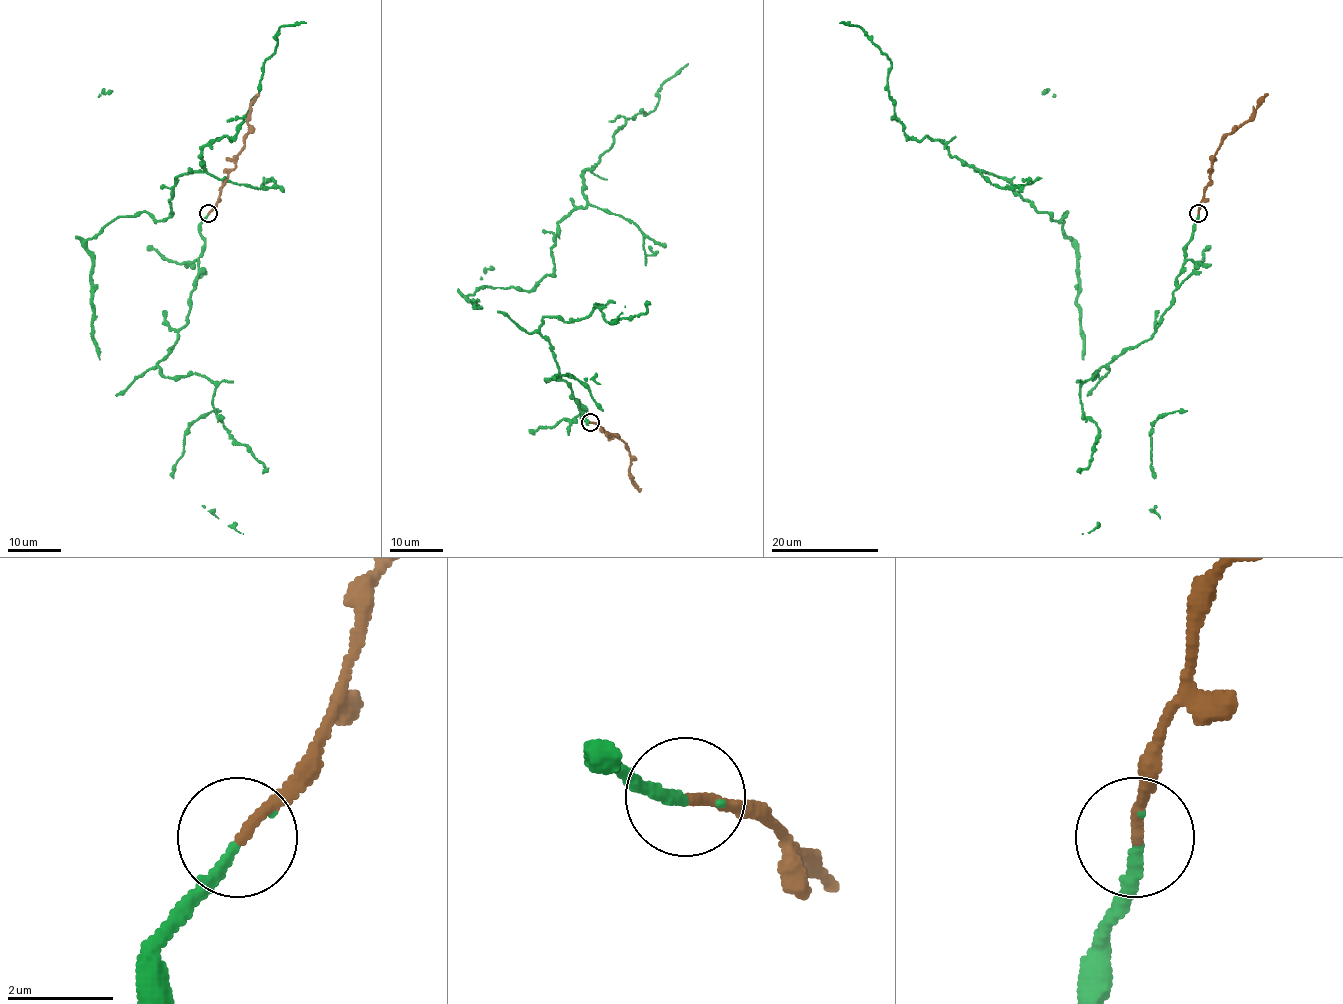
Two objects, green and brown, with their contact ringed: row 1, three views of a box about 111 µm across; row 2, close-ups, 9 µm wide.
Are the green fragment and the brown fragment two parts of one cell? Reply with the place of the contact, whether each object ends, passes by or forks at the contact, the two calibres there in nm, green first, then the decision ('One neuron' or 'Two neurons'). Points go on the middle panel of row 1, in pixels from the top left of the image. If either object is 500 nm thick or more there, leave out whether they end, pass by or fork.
Place: (590, 422). At the ring green ends. At the ring brown ends. Thickness 220 nm (green) against 220 nm. One neuron

